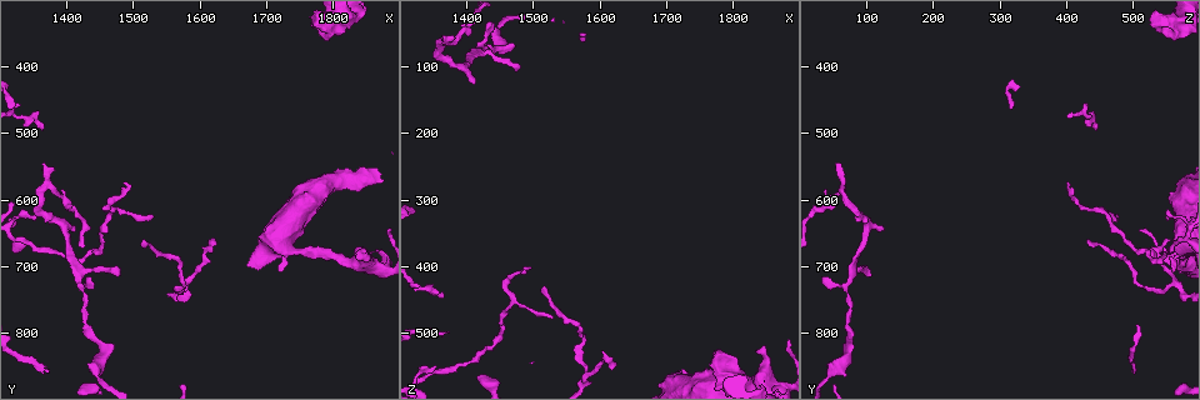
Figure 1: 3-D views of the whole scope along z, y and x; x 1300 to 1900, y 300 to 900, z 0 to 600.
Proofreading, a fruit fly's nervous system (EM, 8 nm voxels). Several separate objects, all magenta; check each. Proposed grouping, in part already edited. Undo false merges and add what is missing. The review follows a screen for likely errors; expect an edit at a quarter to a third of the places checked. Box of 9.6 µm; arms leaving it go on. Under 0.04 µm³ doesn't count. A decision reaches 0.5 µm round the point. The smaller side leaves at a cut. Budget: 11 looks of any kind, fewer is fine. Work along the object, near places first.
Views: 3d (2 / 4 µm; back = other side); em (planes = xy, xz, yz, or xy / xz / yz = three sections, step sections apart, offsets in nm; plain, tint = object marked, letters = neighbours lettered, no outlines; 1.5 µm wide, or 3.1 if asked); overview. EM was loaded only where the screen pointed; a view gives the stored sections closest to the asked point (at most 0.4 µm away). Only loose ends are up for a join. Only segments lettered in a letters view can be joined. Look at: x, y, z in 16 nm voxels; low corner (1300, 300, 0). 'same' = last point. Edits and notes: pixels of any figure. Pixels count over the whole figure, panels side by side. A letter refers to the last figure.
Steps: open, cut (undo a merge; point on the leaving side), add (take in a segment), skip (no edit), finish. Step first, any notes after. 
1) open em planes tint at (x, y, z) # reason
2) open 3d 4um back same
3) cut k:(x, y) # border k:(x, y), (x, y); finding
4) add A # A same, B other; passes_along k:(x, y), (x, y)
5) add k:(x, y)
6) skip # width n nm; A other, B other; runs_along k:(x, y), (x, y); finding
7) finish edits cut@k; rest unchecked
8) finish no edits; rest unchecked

open em planes letters at (1360, 540, 60) # thin end

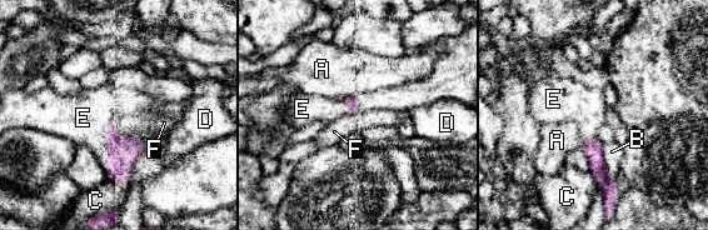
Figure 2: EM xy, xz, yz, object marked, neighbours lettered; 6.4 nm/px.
add E # A other, B other, C other, D other, E same, F other; passes_along 2:(123, 151), (108, 145), (83, 118); the neuron continues

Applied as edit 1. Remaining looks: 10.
open overview

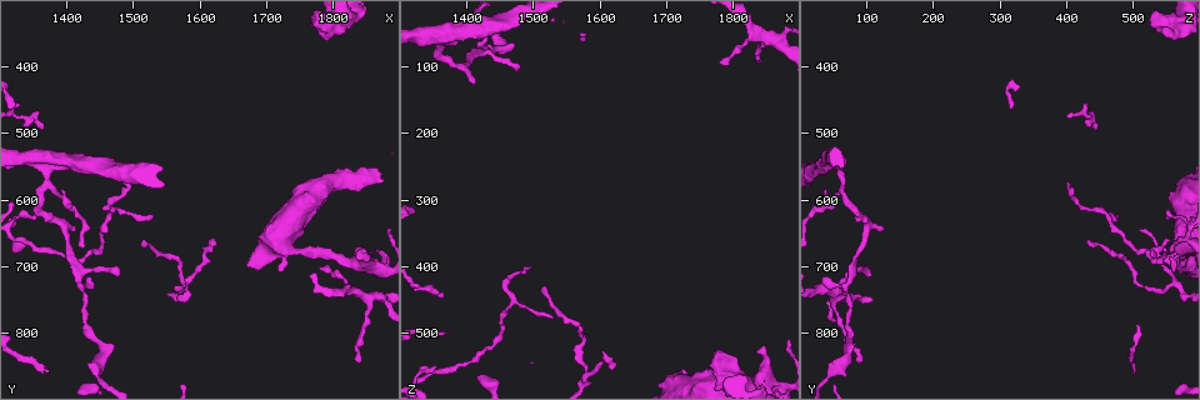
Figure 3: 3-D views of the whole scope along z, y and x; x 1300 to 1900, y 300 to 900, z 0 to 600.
open 3d 4um at (1770, 340, 530) # an open end

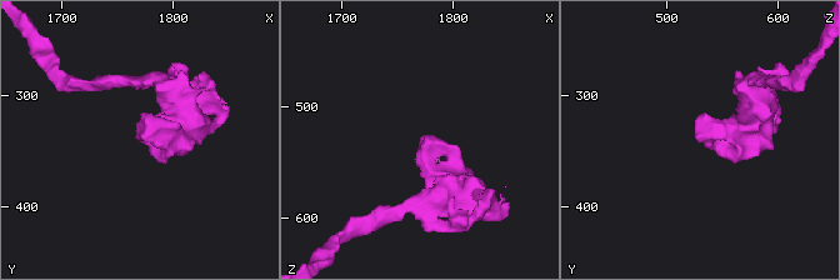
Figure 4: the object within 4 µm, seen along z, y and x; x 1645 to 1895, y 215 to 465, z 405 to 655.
open em planes letters at (1772, 340, 530) # shape alone is not enough

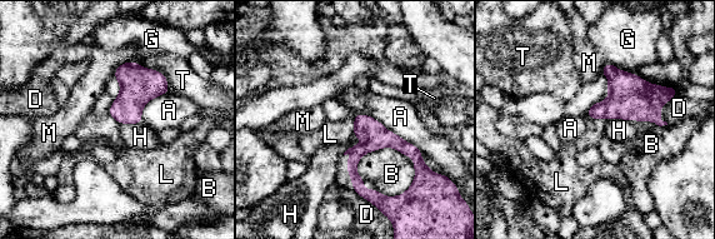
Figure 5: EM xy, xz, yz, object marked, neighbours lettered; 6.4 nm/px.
skip # A other, B other, D other, G other, H other, L other, M other, T other; border 5:(355, 114), (351, 135); none of them fits

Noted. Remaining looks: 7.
open 3d 2um at (1480, 715, 105) # an open end

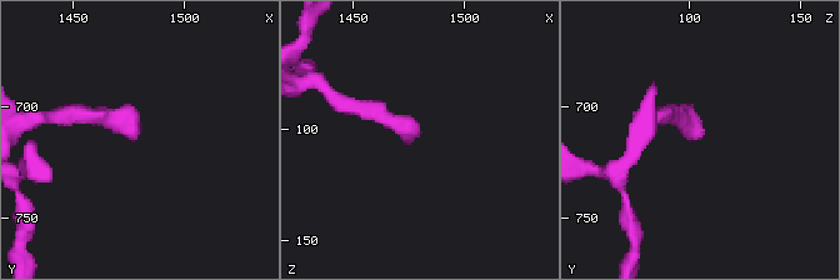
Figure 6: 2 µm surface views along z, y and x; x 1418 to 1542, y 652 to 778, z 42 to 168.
open em xz step 4 tint at (1478, 716, 101) # need the tissue

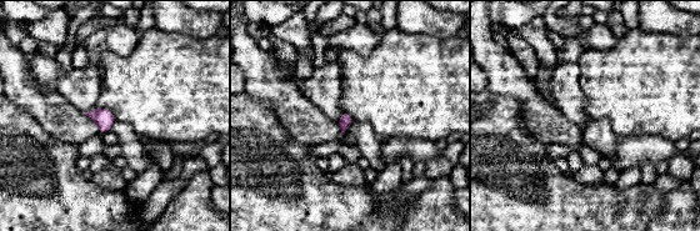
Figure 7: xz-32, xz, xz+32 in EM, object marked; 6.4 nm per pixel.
open em planes letters same # another direction

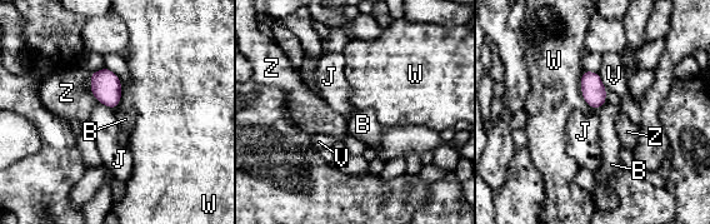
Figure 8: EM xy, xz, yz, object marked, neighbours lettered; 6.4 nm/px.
skip # width 150 nm; B other, J other, V other, W other, Z other; border 8:(606, 101), (596, 109); none of them fits

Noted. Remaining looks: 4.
open 3d 2um at (1850, 680, 520)

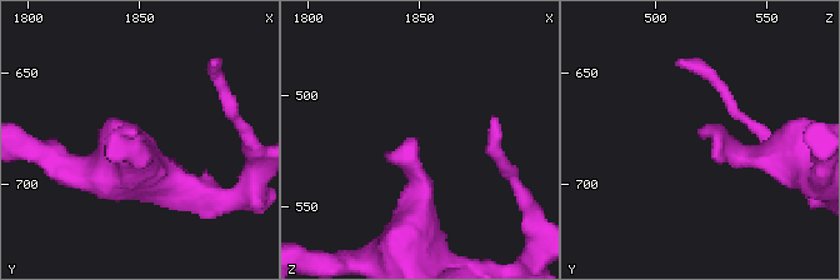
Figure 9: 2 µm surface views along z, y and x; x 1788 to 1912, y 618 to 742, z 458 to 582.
open em planes plain at (1848, 680, 521)

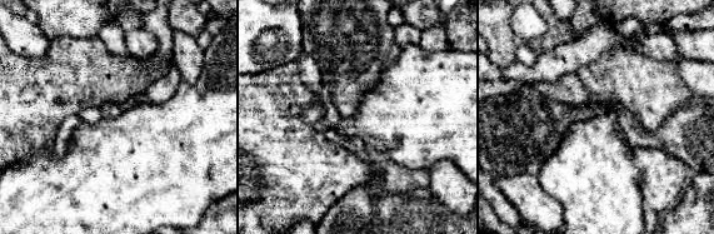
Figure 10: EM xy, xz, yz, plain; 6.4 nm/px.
open em planes letters same # what lies round it

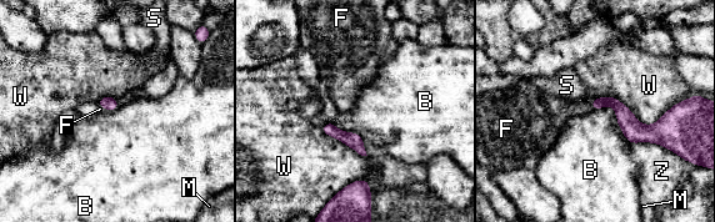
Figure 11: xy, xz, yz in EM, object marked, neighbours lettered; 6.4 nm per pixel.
add F # B other, F same, M other, S other, W other, Z other; it goes on there

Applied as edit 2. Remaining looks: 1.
finish edits add@2, add@11; rest unchecked

